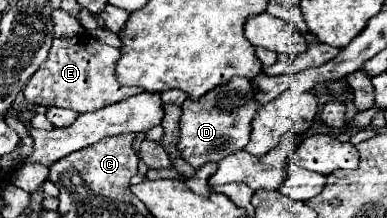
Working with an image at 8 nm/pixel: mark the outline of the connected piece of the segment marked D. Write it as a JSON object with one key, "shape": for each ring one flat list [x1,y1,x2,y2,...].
{"shape":[[234,77,230,83,216,87,214,91,202,95,198,101,186,99,182,105,180,117,180,137,178,137,178,151,192,169,200,169,206,163,218,163,220,159,240,151,250,141,250,123,258,111,258,103,254,101,254,87,250,79]]}

